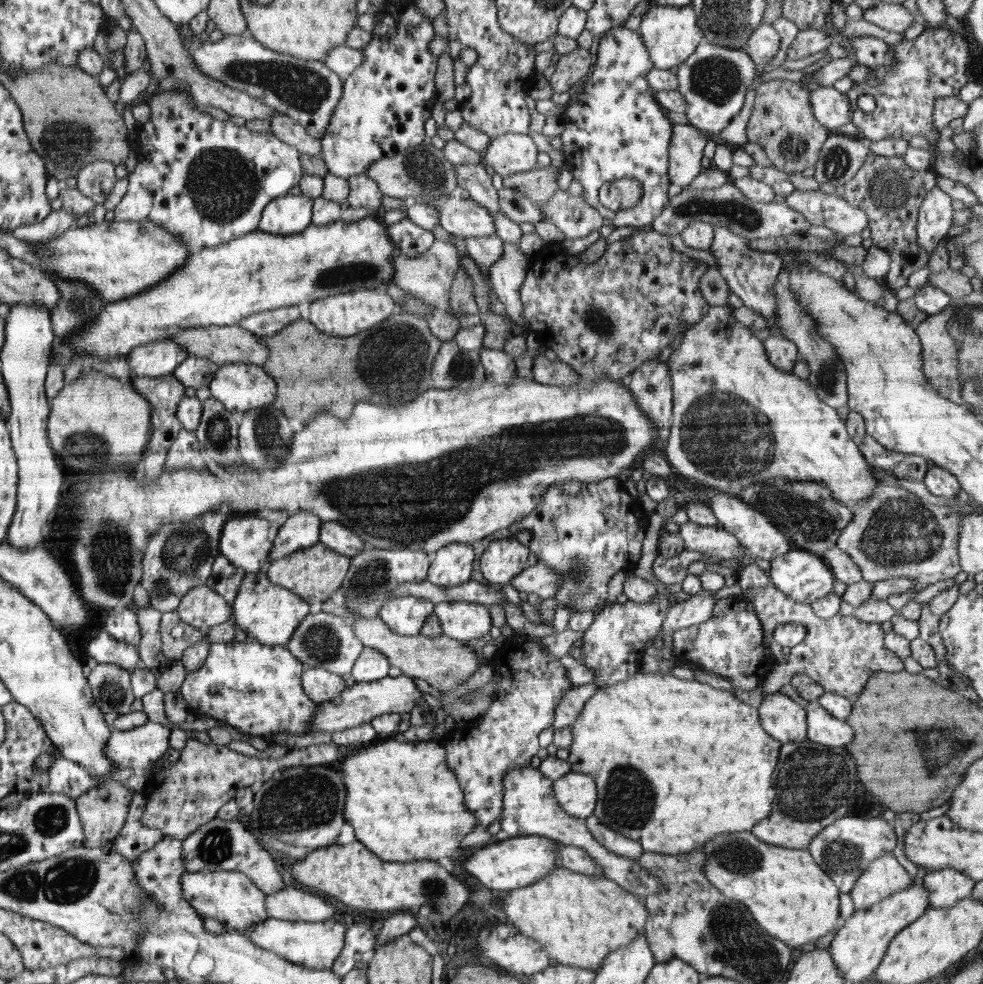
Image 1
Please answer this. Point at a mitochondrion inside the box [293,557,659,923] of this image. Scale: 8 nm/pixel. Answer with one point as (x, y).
(322, 642)

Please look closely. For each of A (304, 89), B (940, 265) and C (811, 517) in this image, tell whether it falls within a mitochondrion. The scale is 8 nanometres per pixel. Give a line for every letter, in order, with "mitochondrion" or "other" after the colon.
A: mitochondrion
B: other
C: mitochondrion

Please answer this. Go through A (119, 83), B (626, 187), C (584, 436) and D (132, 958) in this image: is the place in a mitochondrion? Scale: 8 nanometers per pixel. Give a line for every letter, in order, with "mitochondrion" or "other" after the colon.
A: other
B: mitochondrion
C: mitochondrion
D: other

